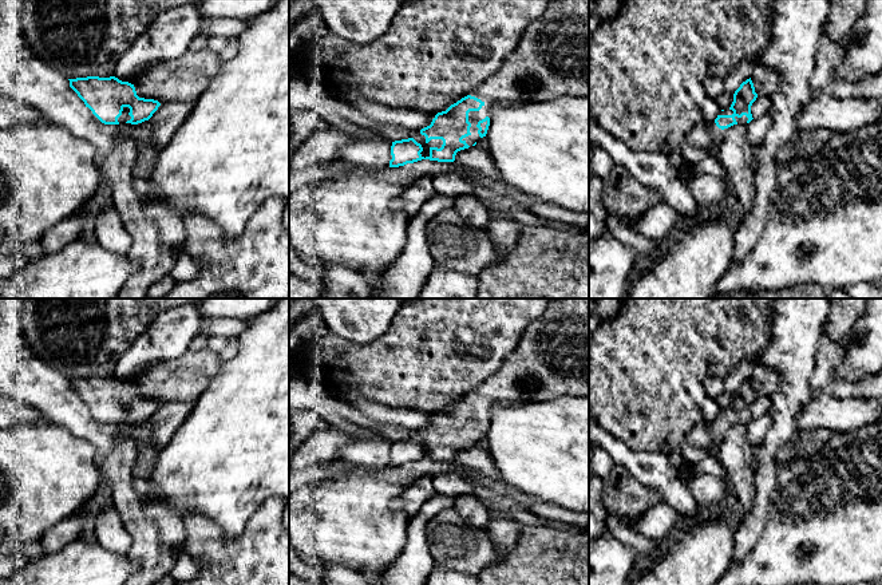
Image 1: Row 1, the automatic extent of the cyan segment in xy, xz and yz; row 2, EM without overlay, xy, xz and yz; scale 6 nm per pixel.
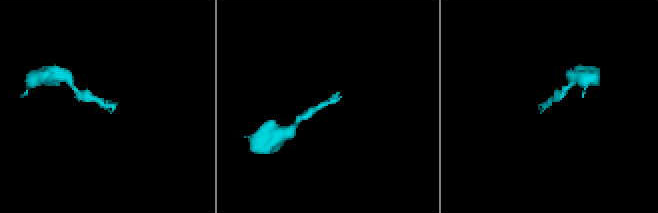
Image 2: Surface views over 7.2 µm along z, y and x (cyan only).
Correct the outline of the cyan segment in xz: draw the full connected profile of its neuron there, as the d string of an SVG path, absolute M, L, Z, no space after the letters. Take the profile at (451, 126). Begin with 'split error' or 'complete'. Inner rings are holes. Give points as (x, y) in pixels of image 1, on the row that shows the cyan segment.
split error; M549 0L541 16L522 32L518 46L501 68L476 91L438 112L431 124L415 131L412 138L392 142L389 167L422 159L454 162L458 151L486 137L494 104L515 106L563 96L589 99L589 0Z

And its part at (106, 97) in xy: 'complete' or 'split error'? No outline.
split error

